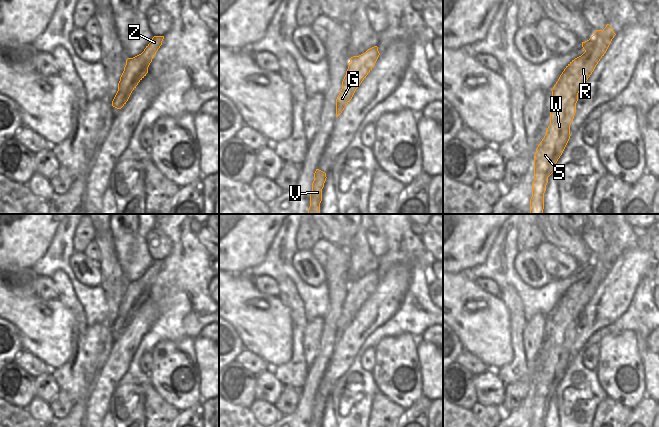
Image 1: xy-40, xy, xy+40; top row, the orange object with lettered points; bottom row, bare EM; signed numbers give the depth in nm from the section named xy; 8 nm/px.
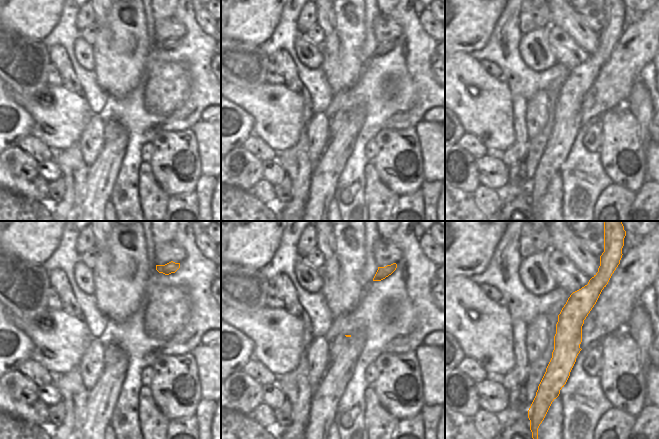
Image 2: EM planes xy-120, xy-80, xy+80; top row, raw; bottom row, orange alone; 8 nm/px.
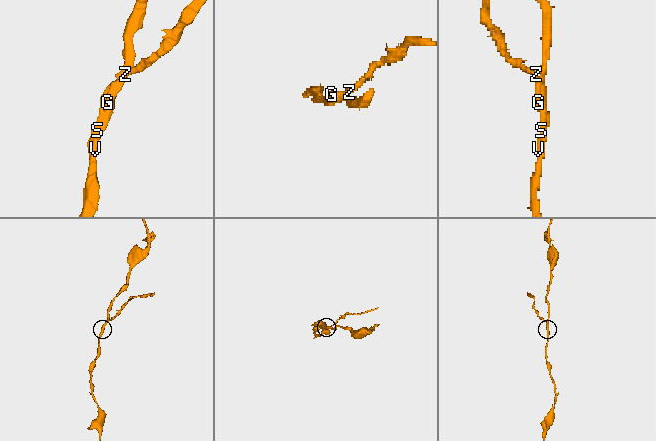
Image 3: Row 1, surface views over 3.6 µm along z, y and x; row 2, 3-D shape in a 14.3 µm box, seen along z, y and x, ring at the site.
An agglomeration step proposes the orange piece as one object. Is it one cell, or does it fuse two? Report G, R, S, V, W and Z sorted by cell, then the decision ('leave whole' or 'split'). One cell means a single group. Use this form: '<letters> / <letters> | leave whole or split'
G Z / R S V W | split

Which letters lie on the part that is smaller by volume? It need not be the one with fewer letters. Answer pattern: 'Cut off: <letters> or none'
Cut off: G, Z

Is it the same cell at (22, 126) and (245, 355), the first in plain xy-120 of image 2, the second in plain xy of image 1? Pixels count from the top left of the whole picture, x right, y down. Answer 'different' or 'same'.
different

